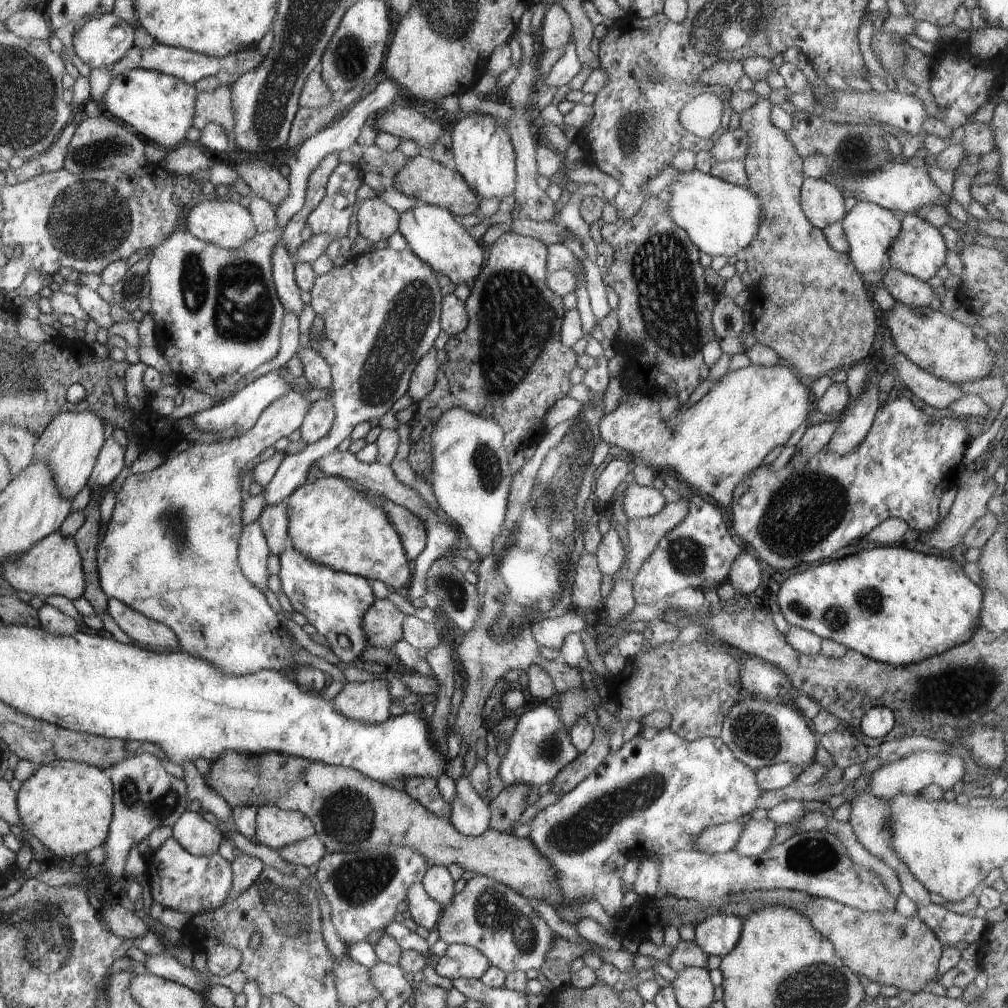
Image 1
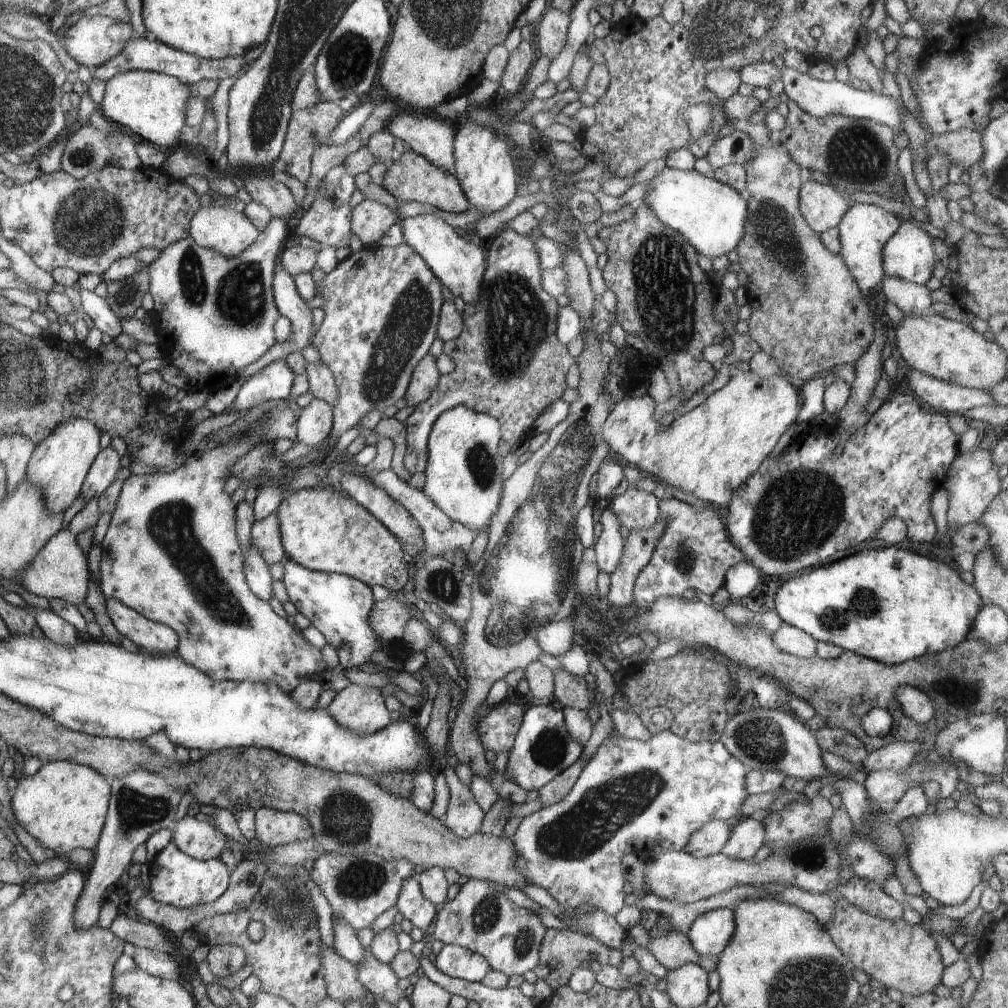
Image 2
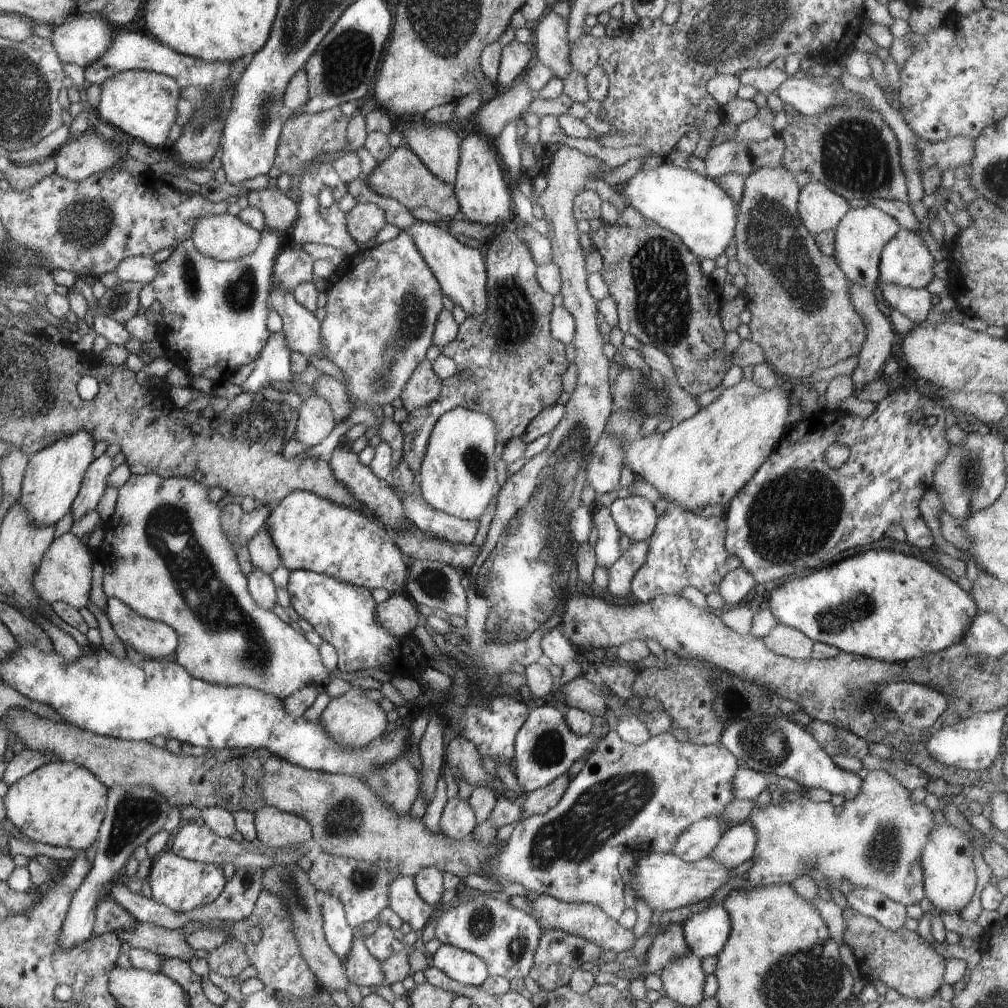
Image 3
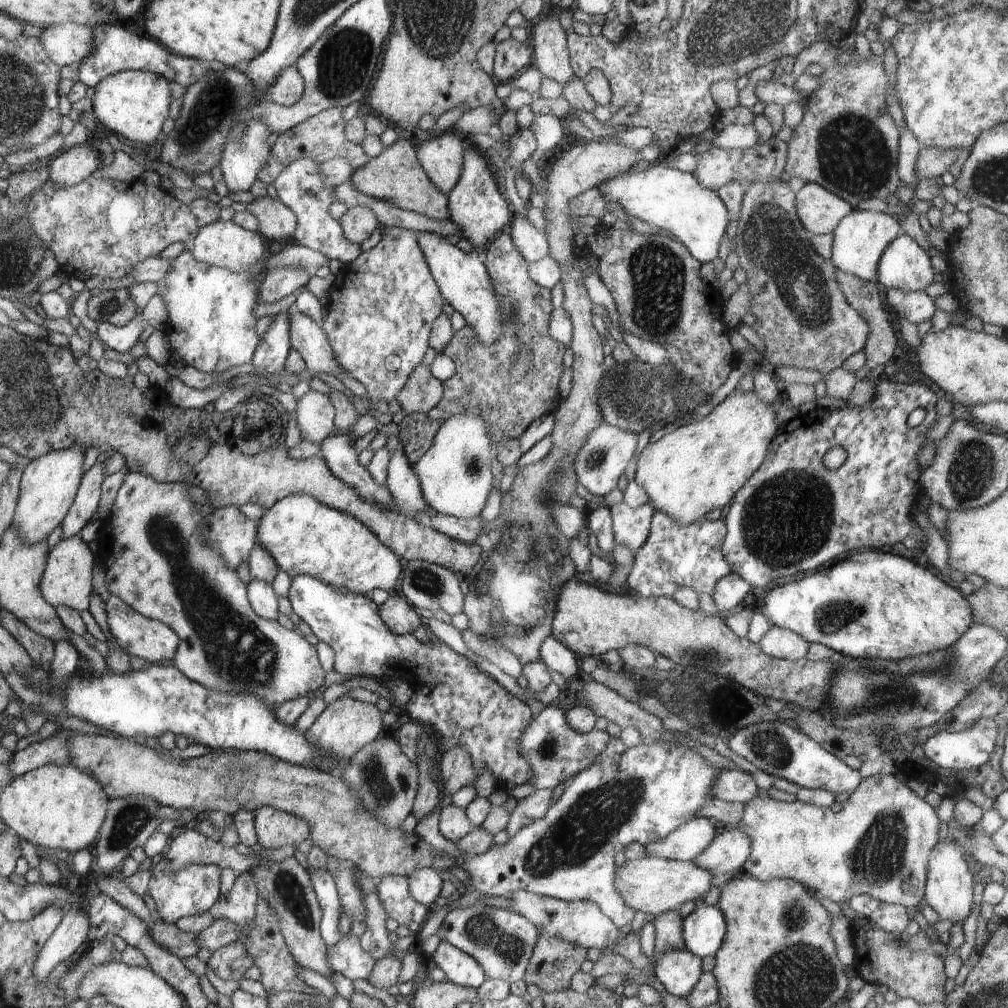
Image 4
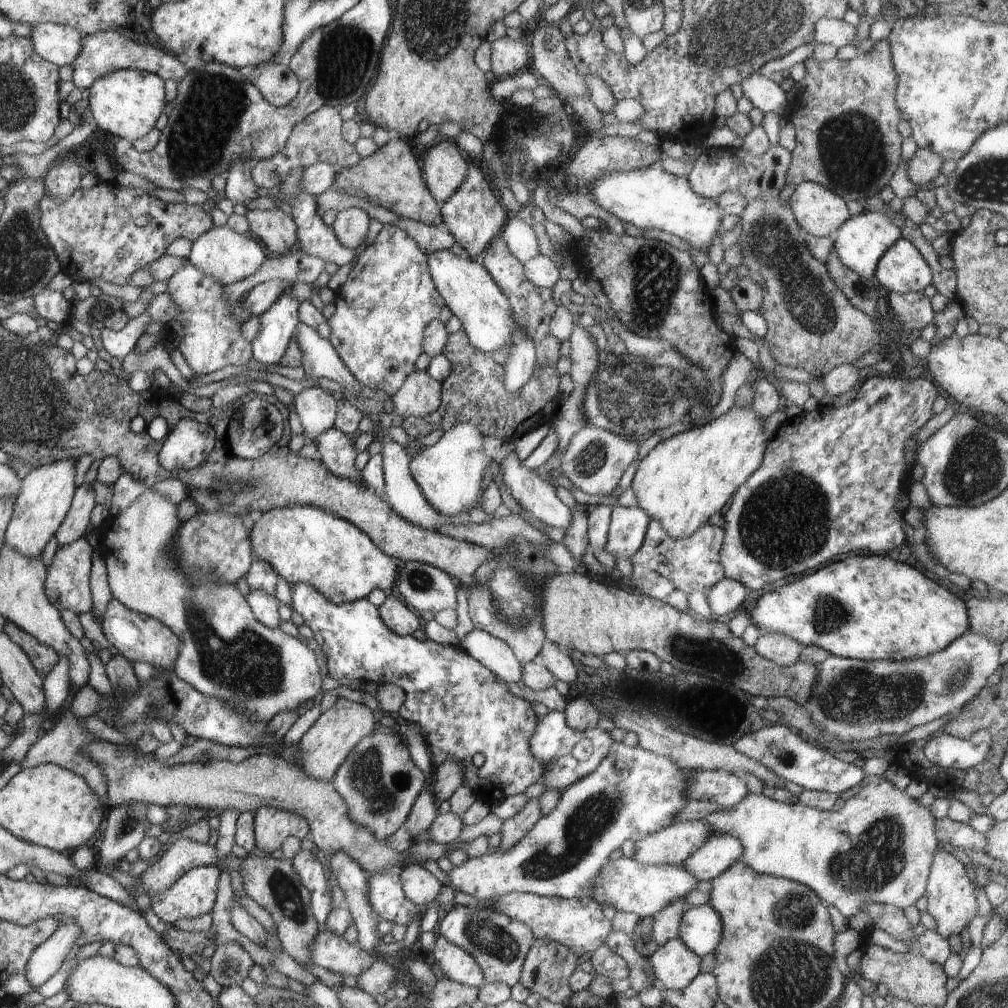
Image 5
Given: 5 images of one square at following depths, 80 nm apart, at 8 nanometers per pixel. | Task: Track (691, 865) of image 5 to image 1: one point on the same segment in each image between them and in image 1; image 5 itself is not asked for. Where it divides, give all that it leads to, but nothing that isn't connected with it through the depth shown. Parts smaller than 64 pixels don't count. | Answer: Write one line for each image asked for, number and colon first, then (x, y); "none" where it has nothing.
1: (758, 834)
2: (747, 835)
3: (737, 844)
4: (730, 848)

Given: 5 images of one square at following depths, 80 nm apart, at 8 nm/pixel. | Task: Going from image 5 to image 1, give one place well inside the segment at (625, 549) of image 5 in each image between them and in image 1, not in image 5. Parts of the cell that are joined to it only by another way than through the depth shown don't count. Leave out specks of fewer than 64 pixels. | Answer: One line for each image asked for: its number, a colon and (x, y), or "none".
1: (641, 501)
2: (635, 509)
3: (635, 517)
4: (631, 526)

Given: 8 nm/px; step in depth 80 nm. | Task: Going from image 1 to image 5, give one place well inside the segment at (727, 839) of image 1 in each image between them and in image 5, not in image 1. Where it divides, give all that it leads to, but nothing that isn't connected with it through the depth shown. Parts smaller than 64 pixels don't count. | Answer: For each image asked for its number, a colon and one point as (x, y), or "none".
2: (710, 838)
3: (697, 841)
4: (688, 840)
5: (671, 845)

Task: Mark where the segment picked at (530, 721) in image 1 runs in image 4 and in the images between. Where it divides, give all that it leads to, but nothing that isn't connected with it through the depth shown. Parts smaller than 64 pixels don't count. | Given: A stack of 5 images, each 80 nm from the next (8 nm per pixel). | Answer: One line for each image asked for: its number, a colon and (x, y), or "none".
2: (543, 747)
3: (545, 748)
4: (556, 752)

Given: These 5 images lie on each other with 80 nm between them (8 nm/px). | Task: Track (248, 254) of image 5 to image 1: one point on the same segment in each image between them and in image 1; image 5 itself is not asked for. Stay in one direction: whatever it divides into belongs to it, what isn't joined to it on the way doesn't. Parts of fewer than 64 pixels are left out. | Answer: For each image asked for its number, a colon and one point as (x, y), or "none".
1: (222, 222)
2: (219, 228)
3: (224, 237)
4: (222, 244)

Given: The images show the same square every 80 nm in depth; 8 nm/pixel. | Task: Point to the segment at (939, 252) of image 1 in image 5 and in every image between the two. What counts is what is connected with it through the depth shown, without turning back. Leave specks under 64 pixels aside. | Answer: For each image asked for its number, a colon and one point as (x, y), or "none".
2: (909, 255)
3: (905, 261)
4: (905, 265)
5: (902, 269)

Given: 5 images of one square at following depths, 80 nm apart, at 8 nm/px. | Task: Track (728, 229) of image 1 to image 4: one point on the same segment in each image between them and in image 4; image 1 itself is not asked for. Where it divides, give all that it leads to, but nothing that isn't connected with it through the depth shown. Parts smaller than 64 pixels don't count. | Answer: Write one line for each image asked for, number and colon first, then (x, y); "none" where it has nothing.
2: (711, 216)
3: (691, 206)
4: (672, 200)

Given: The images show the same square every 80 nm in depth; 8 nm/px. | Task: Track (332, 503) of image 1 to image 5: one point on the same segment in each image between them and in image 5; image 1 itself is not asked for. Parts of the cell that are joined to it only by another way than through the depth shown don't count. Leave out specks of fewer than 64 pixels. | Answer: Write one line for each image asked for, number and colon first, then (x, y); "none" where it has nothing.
2: (322, 529)
3: (311, 533)
4: (305, 537)
5: (304, 544)

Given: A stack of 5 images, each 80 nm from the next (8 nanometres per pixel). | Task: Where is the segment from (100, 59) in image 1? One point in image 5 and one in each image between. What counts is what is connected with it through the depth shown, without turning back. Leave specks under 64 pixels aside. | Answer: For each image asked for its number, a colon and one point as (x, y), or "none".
2: (92, 41)
3: (81, 40)
4: (67, 44)
5: (59, 44)

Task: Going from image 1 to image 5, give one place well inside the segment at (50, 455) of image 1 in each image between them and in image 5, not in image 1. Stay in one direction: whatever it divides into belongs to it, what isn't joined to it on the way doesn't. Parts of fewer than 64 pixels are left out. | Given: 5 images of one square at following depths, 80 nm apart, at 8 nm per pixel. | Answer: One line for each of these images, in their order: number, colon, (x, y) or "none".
2: (60, 464)
3: (52, 480)
4: (48, 488)
5: (46, 496)

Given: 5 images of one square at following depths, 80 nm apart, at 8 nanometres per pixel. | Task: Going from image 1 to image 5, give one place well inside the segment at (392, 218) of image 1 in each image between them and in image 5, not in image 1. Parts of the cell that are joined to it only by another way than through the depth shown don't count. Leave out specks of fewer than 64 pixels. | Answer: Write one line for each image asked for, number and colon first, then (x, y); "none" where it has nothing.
2: (371, 220)
3: (365, 220)
4: (358, 223)
5: (351, 224)

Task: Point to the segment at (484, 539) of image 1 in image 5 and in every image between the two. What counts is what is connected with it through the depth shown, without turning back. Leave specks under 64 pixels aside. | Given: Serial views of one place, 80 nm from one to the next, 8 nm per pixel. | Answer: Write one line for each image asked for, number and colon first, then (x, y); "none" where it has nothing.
2: (463, 478)
3: (458, 474)
4: (454, 474)
5: (449, 473)

